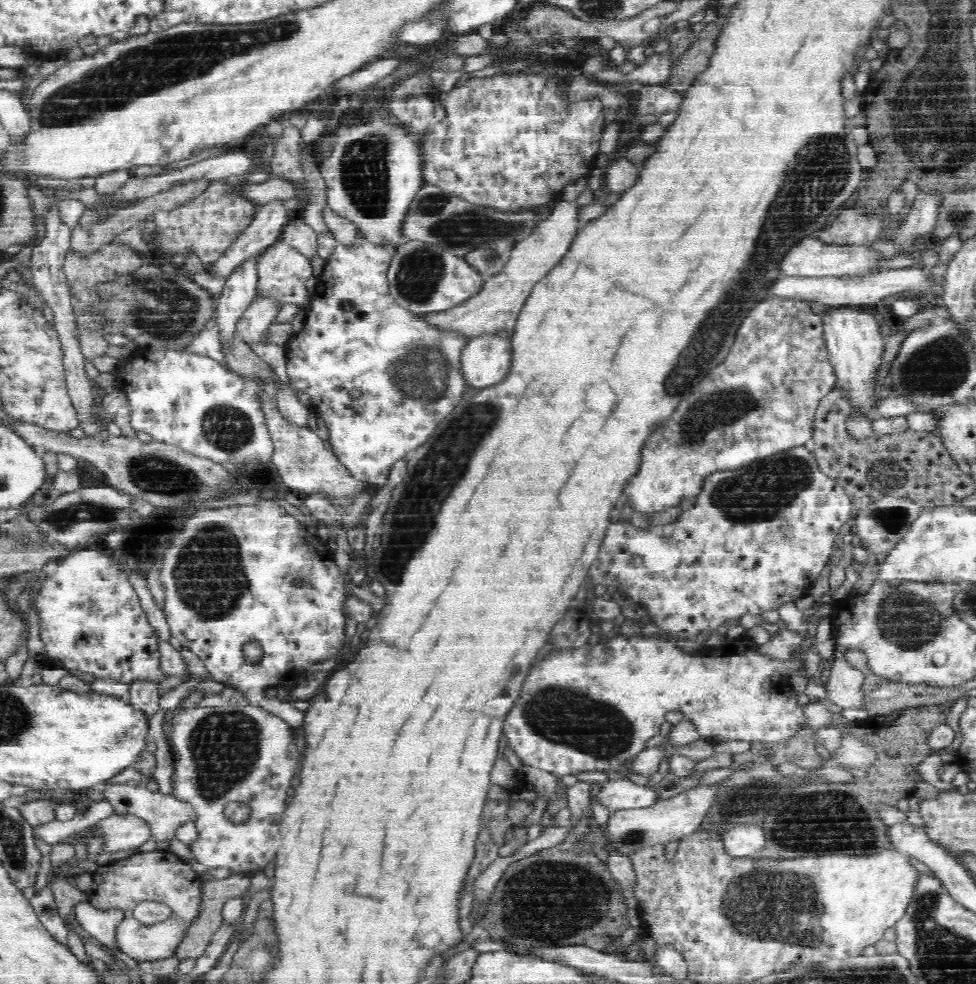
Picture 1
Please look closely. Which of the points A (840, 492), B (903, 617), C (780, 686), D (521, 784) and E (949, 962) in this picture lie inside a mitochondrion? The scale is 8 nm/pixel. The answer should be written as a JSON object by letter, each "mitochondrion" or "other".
{"A":"other","B":"mitochondrion","C":"other","D":"other","E":"mitochondrion"}

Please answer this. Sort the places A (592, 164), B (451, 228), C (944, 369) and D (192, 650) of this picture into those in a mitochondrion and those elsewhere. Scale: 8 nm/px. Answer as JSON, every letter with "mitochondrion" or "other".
{"A":"other","B":"mitochondrion","C":"mitochondrion","D":"other"}

